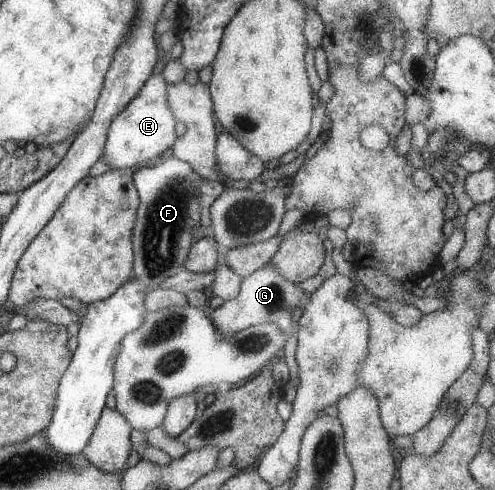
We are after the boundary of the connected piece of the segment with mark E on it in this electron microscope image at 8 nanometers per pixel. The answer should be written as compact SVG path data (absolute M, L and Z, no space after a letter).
M151 73L138 94L110 122L102 152L104 164L111 169L130 168L141 163L150 165L158 161L160 154L167 154L174 140L177 139L174 132L177 121L168 110L164 88L165 81L162 76Z

